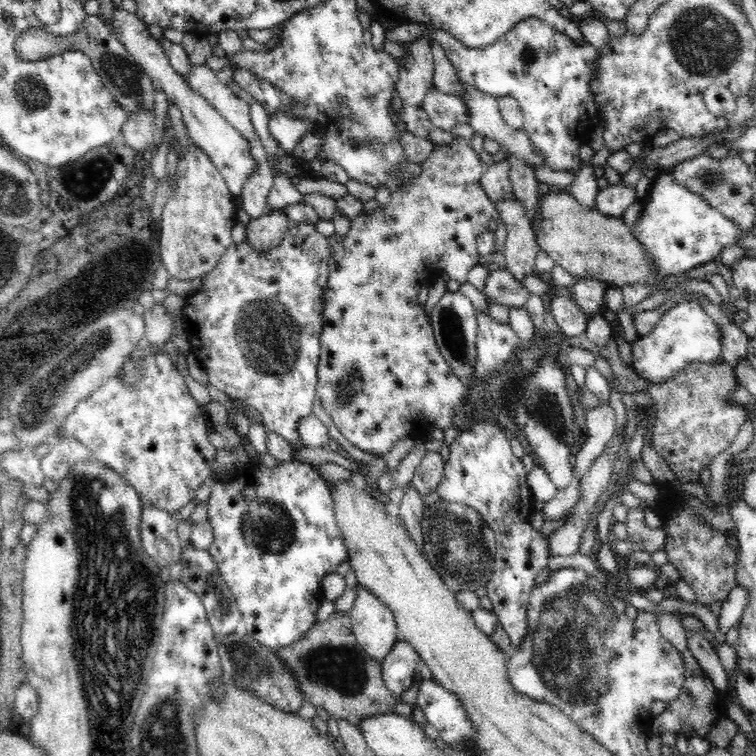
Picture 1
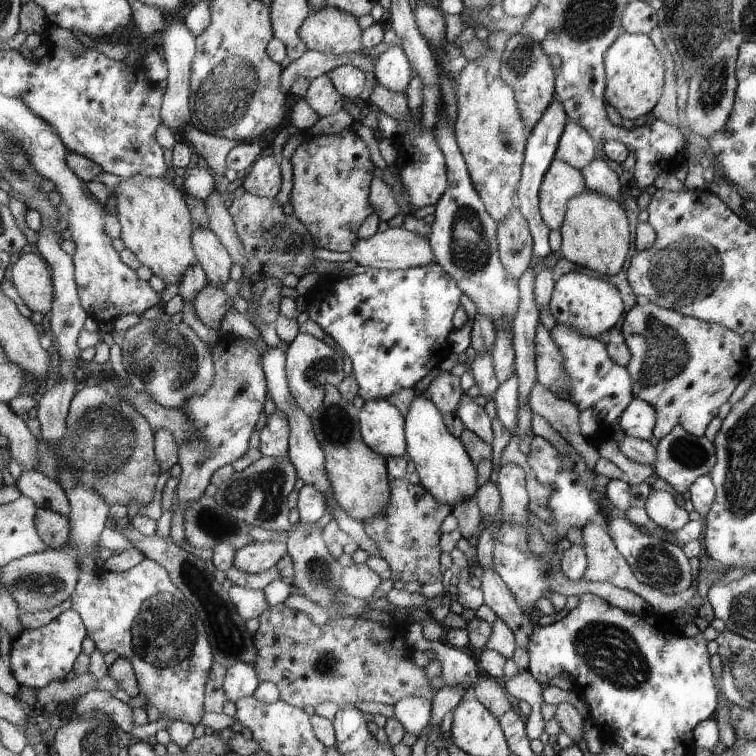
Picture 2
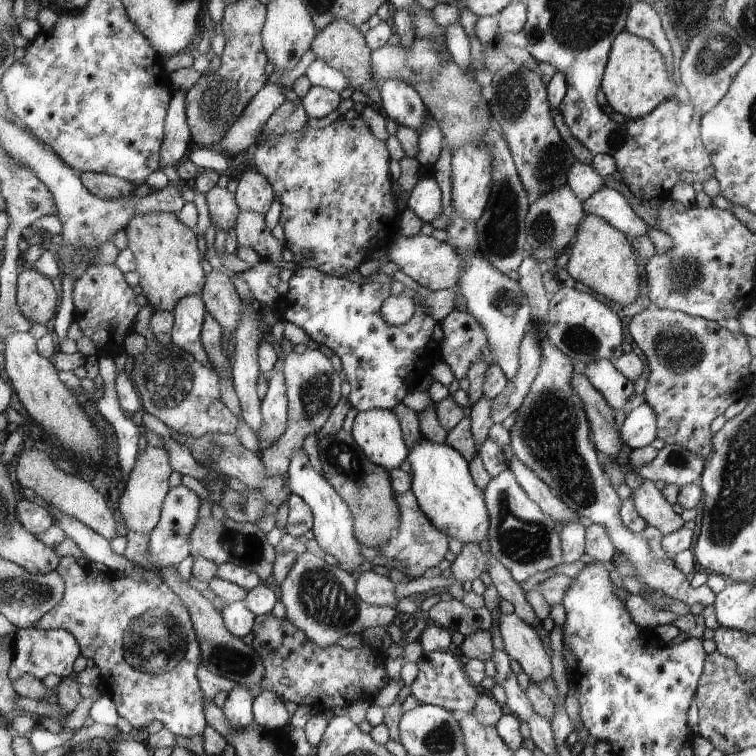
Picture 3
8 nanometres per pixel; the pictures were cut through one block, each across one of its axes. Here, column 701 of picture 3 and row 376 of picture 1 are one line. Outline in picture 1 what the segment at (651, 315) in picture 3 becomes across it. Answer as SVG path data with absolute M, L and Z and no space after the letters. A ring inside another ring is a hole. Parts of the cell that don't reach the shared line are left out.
M455 137L453 143L448 145L435 145L430 156L421 162L422 172L418 176L404 179L404 182L395 186L392 193L392 200L386 208L374 210L370 216L362 213L362 216L355 216L352 219L350 232L346 238L332 235L329 240L330 276L328 286L323 291L323 299L320 300L320 321L323 323L322 334L319 335L321 353L319 365L317 368L317 400L322 403L323 409L334 421L335 426L341 434L358 449L370 453L375 458L382 458L391 451L396 441L406 437L412 437L412 432L417 426L436 427L443 431L452 425L452 418L455 417L463 404L466 394L466 385L452 372L450 365L441 355L439 347L436 346L435 335L432 332L431 322L428 322L428 316L424 314L424 308L418 304L418 294L422 286L425 285L426 268L428 266L442 266L444 272L460 283L466 282L468 273L474 266L479 264L479 250L477 247L477 238L488 228L488 222L495 218L497 212L495 203L487 197L484 189L479 183L480 177L486 169L472 145L466 139Z

